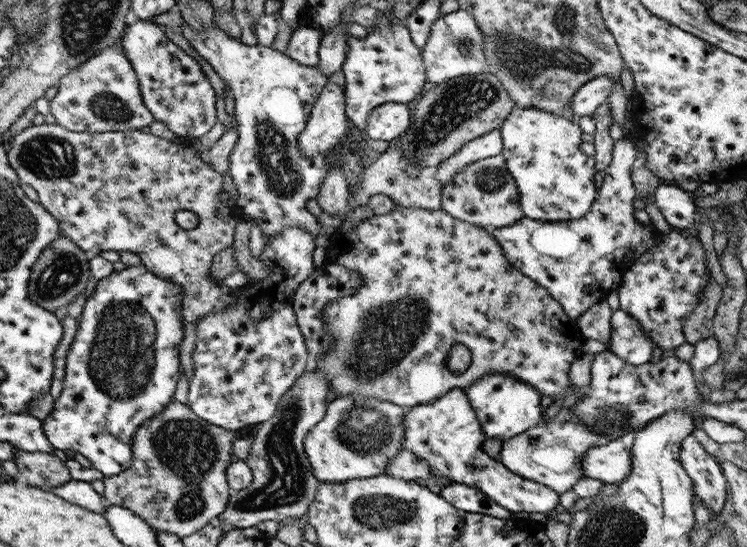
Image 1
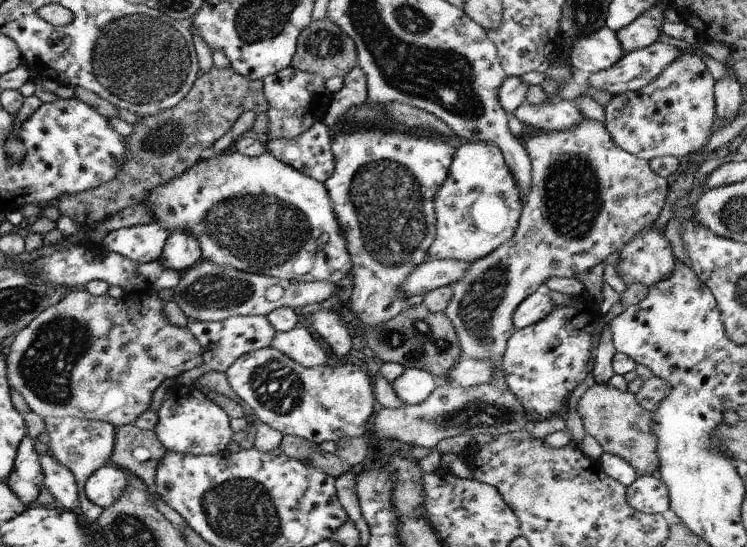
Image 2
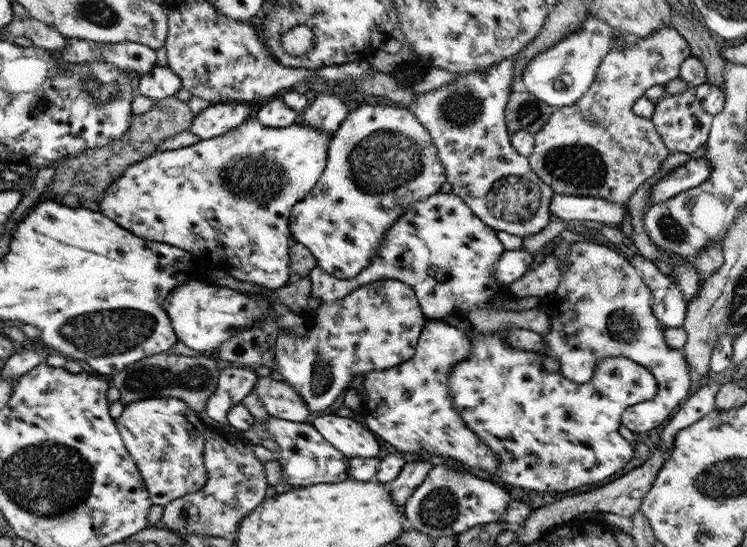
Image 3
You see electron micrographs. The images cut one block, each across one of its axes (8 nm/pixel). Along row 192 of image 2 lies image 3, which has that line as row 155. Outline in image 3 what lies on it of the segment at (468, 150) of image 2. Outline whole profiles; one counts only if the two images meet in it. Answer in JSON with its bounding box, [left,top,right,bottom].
[407,57,550,238]

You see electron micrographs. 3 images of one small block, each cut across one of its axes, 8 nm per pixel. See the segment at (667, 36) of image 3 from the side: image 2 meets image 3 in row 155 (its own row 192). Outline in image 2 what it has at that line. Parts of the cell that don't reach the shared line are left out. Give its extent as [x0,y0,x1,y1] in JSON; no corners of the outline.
[443,118,670,389]

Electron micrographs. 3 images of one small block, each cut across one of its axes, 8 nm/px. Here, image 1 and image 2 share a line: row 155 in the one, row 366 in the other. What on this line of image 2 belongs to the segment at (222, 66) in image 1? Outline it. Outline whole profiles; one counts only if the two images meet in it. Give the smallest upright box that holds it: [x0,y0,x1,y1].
[224,347,373,443]

